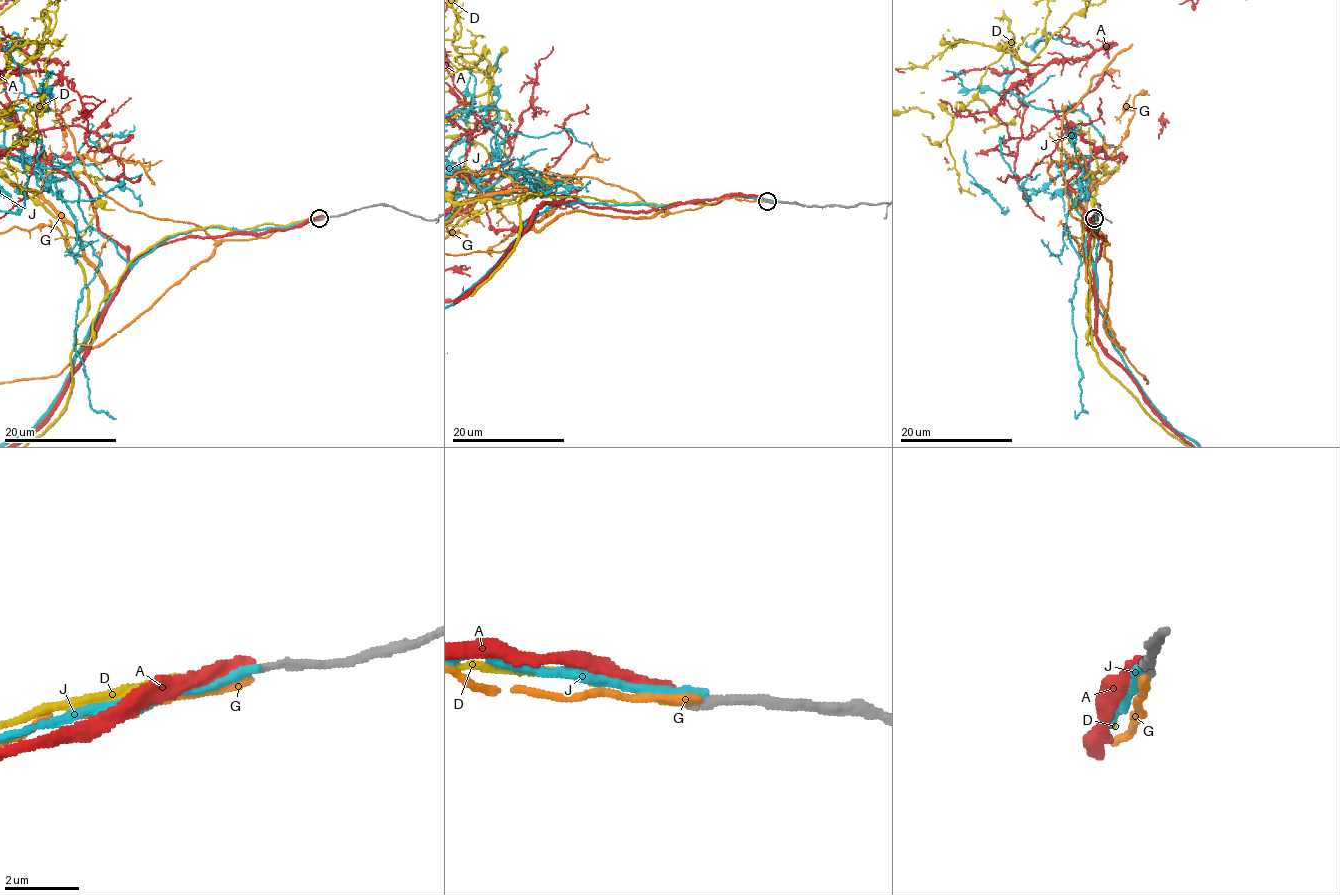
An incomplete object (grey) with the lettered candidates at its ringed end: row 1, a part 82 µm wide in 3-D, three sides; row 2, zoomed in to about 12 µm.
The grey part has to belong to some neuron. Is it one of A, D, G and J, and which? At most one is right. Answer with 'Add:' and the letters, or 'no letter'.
Add: D

